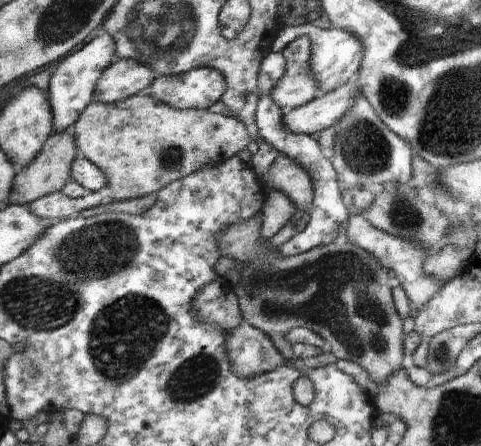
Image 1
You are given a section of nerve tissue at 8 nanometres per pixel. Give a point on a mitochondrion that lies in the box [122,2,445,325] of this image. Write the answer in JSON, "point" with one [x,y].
{"point":[365,150]}

